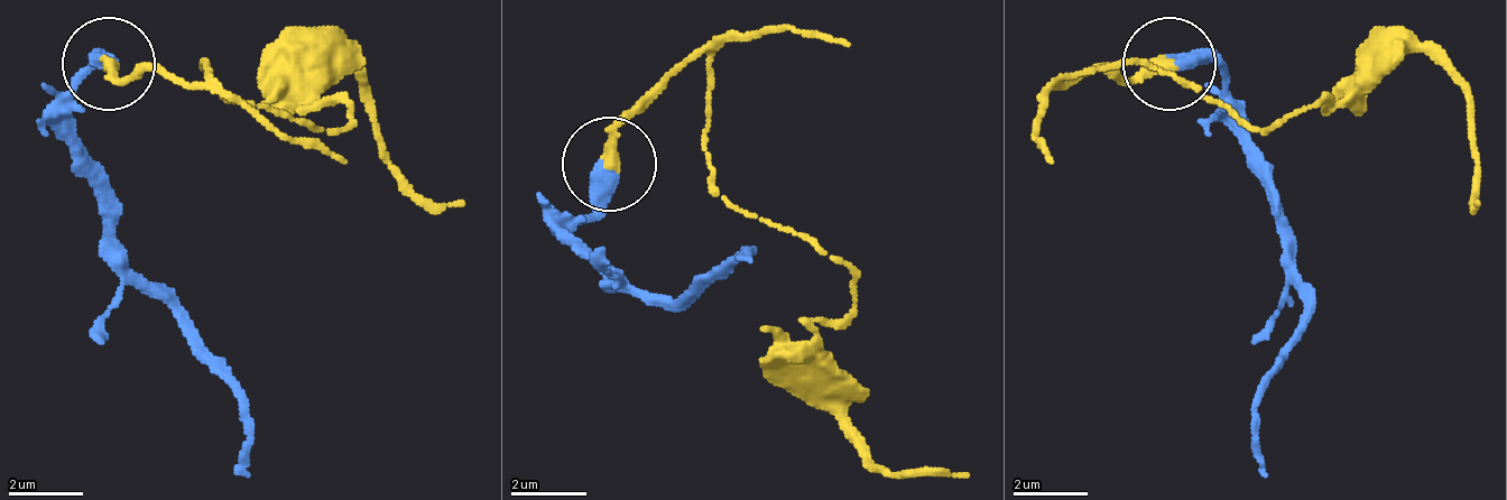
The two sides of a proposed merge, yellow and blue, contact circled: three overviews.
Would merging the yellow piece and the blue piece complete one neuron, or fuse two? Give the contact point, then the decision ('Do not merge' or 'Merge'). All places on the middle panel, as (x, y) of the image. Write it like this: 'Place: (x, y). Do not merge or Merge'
Place: (609, 164). Merge

